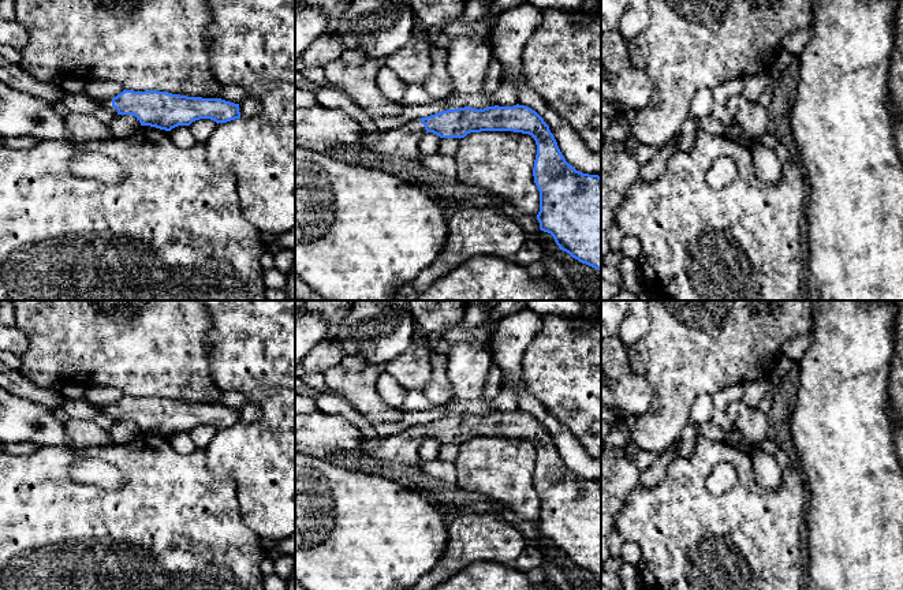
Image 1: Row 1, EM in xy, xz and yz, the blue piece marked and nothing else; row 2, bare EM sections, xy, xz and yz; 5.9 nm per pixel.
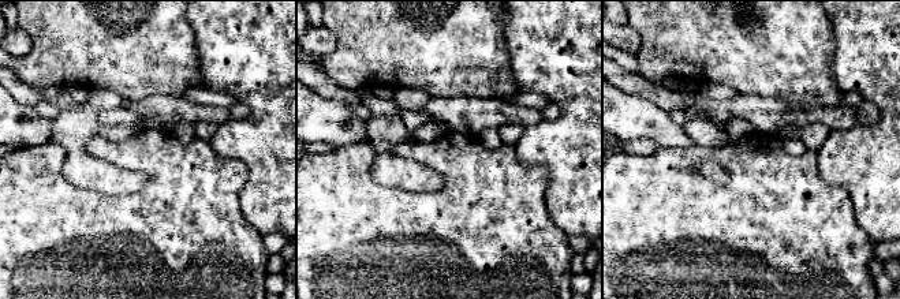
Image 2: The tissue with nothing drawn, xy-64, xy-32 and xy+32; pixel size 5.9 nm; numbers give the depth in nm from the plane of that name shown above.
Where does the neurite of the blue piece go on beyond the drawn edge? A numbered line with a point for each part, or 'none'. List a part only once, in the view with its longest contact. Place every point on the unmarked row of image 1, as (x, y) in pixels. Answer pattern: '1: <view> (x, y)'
1: xy (107, 409)

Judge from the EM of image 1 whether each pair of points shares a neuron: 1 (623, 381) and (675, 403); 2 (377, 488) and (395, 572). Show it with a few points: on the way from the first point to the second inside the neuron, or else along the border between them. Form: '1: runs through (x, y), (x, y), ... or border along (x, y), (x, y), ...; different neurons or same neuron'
1: border along (633, 368), (652, 389), (652, 402), (638, 417); different neurons
2: runs through (377, 508), (377, 552); same neuron

